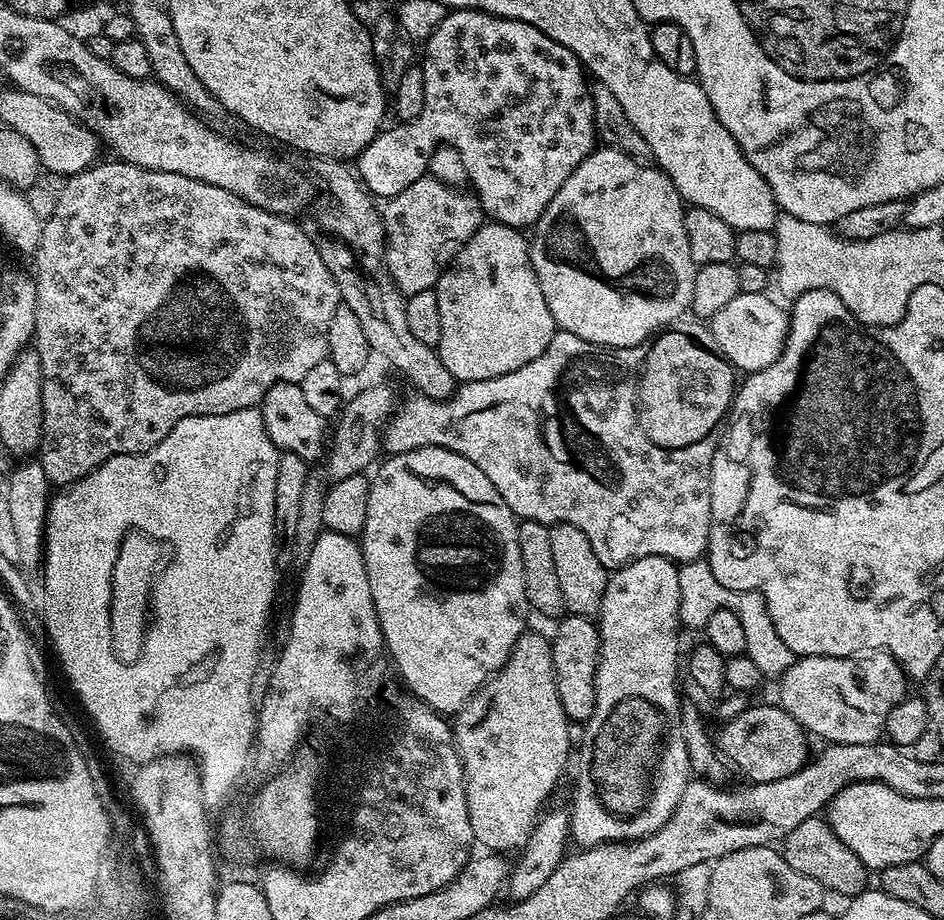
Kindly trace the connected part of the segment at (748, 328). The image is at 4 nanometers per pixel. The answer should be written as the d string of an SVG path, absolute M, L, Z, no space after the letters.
M739 292L710 317L710 327L714 339L722 345L720 355L741 373L751 374L770 366L782 354L788 337L788 317L789 313L785 309L783 312L768 294Z

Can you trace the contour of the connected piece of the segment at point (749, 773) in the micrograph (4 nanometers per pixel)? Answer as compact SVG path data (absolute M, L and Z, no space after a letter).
M753 703L745 712L733 720L723 721L719 727L720 733L715 733L714 743L721 757L731 767L733 764L745 776L745 781L754 784L778 782L778 778L799 772L809 763L809 733L779 703Z

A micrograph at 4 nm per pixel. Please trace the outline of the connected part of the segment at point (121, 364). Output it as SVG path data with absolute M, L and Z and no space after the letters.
M115 158L109 159L109 161L109 164L97 162L91 168L82 170L78 174L65 179L60 192L56 194L56 205L50 209L43 221L40 229L40 241L34 253L34 259L36 259L36 272L34 271L36 282L34 351L40 355L40 361L42 362L42 410L44 411L38 459L42 470L46 470L49 485L52 486L67 486L78 482L86 474L90 474L95 468L102 466L102 462L106 462L115 456L138 454L158 446L158 442L162 442L162 438L166 438L166 434L170 434L170 430L174 430L174 426L178 426L178 422L182 422L187 416L225 416L243 408L255 408L263 400L266 390L270 390L270 386L282 382L299 384L302 378L306 378L306 373L311 368L318 366L318 362L327 360L326 333L330 331L330 318L334 315L334 310L338 310L338 306L342 302L334 274L330 274L330 270L326 270L326 262L322 258L322 254L316 249L315 239L311 235L308 237L296 225L297 221L295 219L279 216L277 212L267 212L242 198L238 198L238 194L230 194L230 190L222 190L222 186L210 186L210 182L198 182L194 178L186 178L186 174L146 170L142 166L125 164L123 160Z

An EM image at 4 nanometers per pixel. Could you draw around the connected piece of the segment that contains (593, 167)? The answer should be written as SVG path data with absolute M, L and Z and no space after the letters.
M600 146L593 150L574 170L574 174L570 174L570 178L562 182L562 190L558 190L558 194L550 198L550 206L546 206L542 218L534 226L531 233L533 236L530 236L532 269L538 278L538 286L542 286L542 298L546 298L546 306L550 306L550 314L557 329L578 334L578 338L586 338L586 342L601 344L604 348L632 348L636 344L645 343L649 338L655 337L660 329L681 319L692 303L698 267L690 258L690 242L686 242L685 211L685 201L681 200L674 182L670 182L670 178L661 168L635 160L617 148Z

